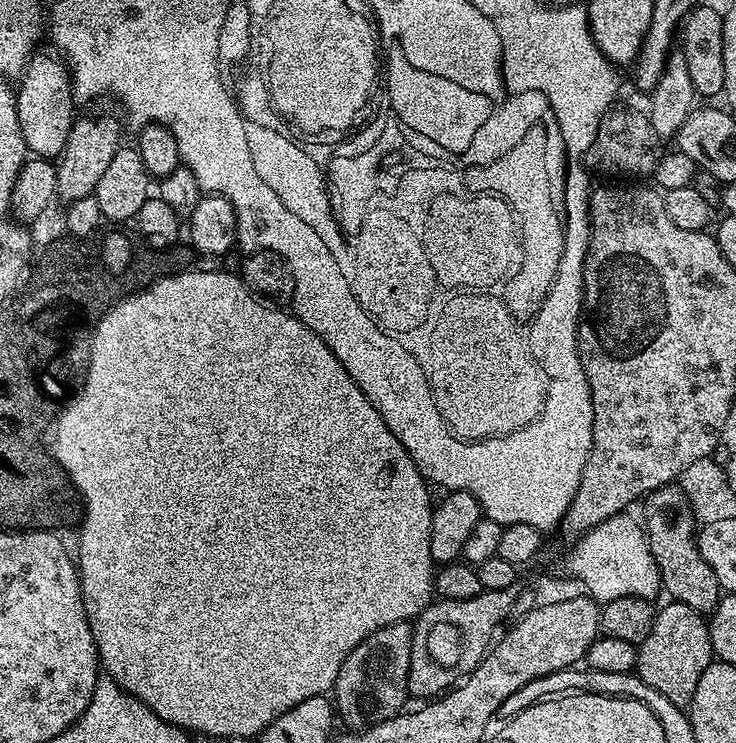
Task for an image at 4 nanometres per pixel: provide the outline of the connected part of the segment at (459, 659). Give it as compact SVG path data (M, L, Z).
M515 587L504 592L482 590L474 598L440 598L429 604L414 621L408 675L409 693L416 698L436 698L457 683L456 676L471 676L492 647L497 635L496 627L511 614L516 604L516 591Z

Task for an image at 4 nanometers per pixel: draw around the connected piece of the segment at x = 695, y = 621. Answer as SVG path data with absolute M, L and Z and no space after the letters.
M668 602L664 609L661 607L657 611L650 634L646 634L637 647L634 671L646 686L654 686L654 690L670 698L674 706L687 709L694 698L694 690L698 690L698 678L702 678L706 666L713 663L708 620L701 613L690 610L690 606Z

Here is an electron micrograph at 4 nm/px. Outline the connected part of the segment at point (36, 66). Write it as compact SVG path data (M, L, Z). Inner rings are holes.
M33 55L19 79L16 92L16 109L18 110L18 126L22 138L26 142L29 153L33 157L55 161L64 152L66 138L70 138L72 121L72 77L70 69L59 55Z

